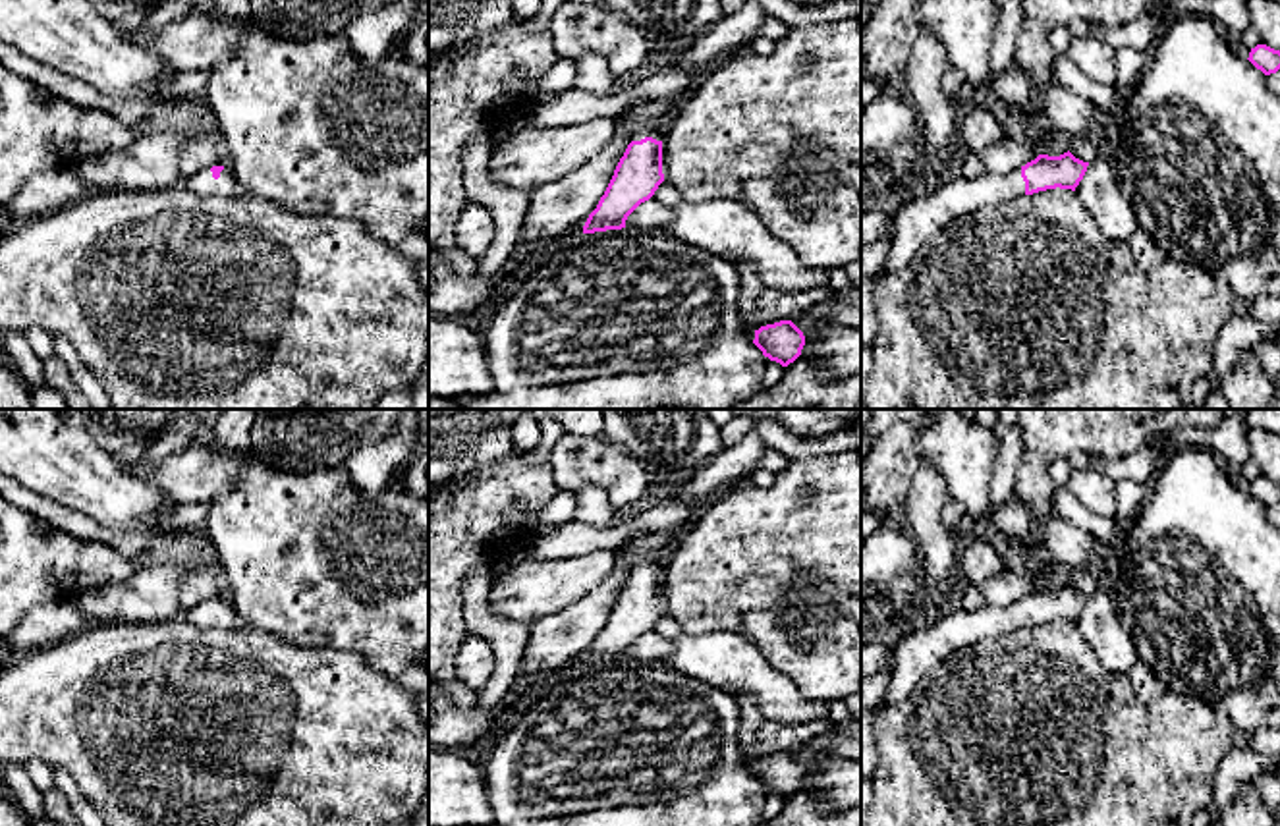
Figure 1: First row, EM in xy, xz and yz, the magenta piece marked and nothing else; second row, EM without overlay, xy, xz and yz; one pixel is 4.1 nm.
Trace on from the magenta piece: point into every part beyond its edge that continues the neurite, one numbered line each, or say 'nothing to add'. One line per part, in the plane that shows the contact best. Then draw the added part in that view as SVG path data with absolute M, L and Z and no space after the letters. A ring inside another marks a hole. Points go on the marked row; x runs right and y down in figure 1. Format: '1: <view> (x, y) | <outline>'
1: xz (641, 132) | M637 125L635 131L631 133L631 141L641 141L645 137L653 137L656 141L662 141L664 139L664 131L666 131L666 127Z

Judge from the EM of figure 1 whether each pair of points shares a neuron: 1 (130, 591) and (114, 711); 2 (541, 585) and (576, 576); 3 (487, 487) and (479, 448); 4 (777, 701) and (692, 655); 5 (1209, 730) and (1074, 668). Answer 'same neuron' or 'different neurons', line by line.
1: different neurons
2: same neuron
3: different neurons
4: same neuron
5: same neuron

